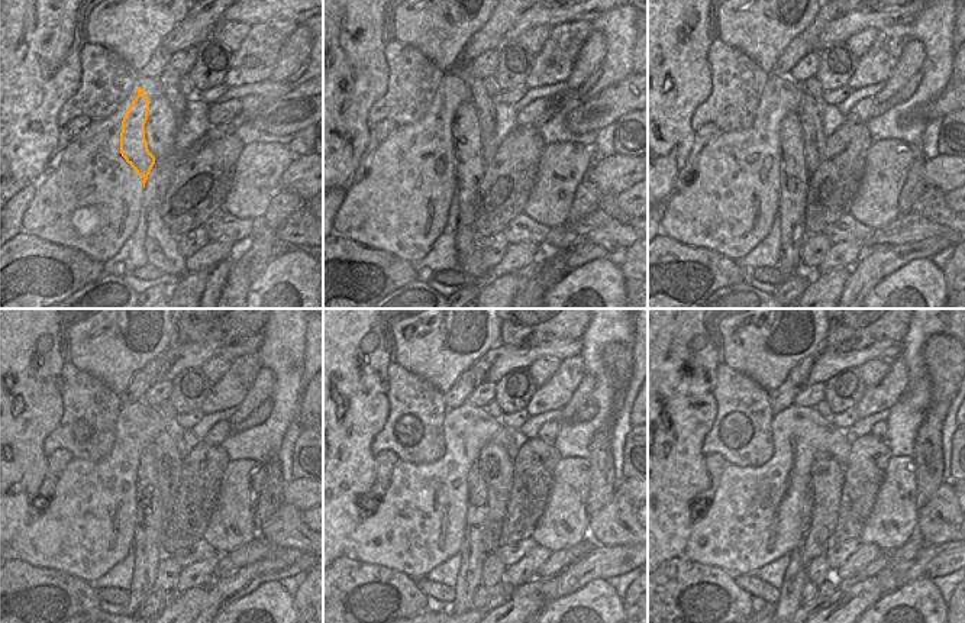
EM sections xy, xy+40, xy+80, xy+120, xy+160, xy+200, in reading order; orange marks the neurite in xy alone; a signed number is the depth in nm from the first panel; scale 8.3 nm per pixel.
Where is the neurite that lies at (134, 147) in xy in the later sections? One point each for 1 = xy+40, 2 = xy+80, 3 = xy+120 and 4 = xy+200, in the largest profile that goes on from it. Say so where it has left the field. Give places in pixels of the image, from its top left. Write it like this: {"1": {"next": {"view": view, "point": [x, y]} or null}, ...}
{"1": {"next": {"view": "xy+40", "point": [470, 164]}}, "2": {"next": {"view": "xy+80", "point": [794, 176]}}, "3": {"next": {"view": "xy+120", "point": [151, 515]}}, "4": {"next": {"view": "xy+200", "point": [794, 578]}}}

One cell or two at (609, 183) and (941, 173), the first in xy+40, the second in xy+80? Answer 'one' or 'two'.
one

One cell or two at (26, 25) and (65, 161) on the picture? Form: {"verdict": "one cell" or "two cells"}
{"verdict": "two cells"}

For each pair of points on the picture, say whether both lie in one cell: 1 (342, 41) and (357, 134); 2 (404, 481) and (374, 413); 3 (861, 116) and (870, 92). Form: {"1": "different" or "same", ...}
{"1": "same", "2": "different", "3": "different"}

